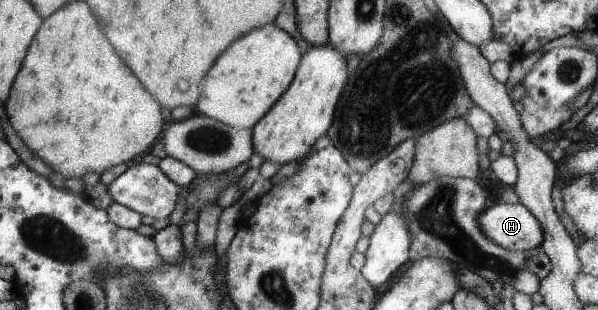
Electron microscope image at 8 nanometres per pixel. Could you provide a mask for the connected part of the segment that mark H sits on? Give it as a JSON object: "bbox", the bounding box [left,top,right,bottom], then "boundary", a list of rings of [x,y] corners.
{"bbox":[478,201,543,251],"boundary":[[[490,201],[485,211],[478,217],[480,231],[496,245],[511,251],[528,251],[539,247],[543,242],[543,227],[526,207],[519,203],[510,205],[499,201]]]}

